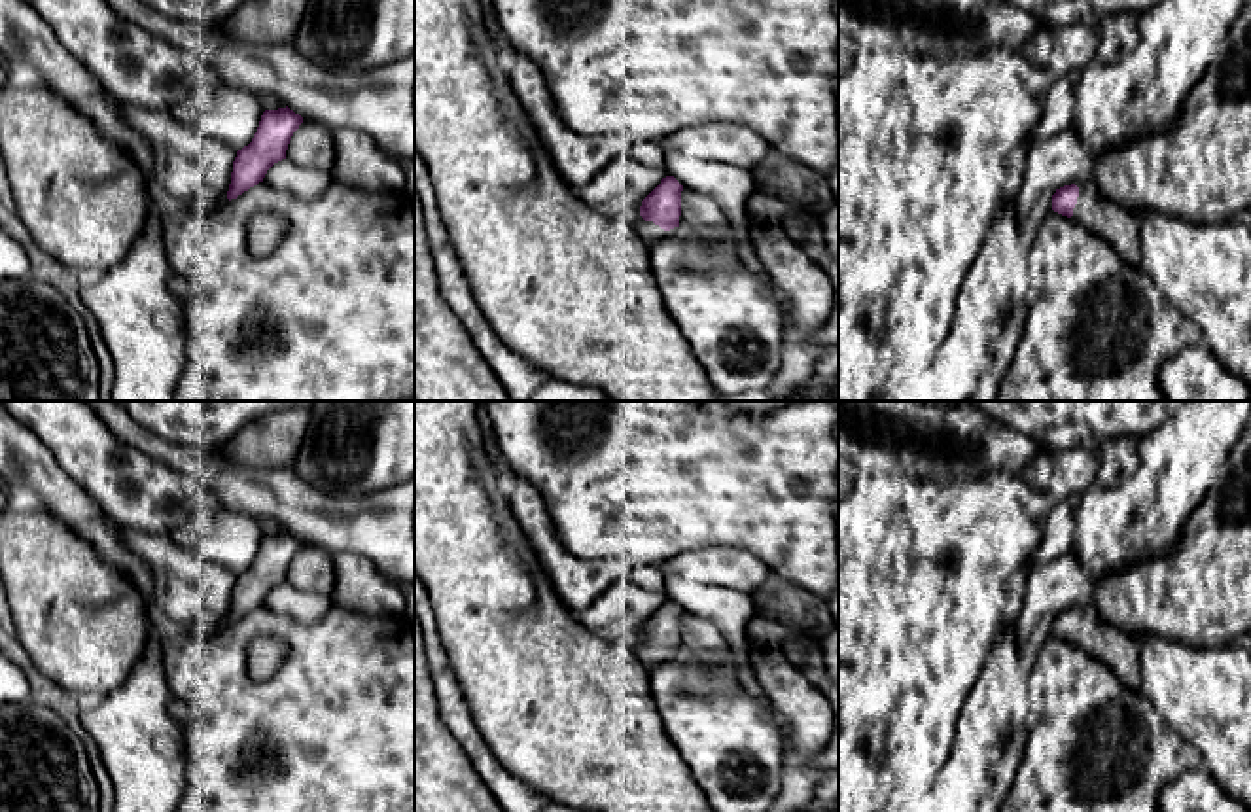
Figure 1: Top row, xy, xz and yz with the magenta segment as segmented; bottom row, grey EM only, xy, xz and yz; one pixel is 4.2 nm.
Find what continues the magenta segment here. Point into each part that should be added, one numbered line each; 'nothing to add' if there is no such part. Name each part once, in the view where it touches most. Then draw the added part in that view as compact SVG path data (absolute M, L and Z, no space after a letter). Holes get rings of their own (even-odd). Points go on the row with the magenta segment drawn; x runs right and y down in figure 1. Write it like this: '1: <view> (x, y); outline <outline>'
1: xz (646, 229); outline M640 214L634 221L638 235L643 238L645 244L653 244L661 238L672 237L679 231L679 227L674 227L670 231L661 229L659 225L655 225L653 221L645 221Z

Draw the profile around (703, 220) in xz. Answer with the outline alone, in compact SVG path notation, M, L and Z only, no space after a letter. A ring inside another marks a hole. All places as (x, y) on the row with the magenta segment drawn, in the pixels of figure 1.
M755 184L753 193L746 199L746 223L734 227L714 197L683 187L679 233L706 246L710 252L751 261L749 238L753 231L761 223L782 227L784 218L799 210L797 204Z

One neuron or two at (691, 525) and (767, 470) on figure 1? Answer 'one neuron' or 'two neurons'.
one neuron

